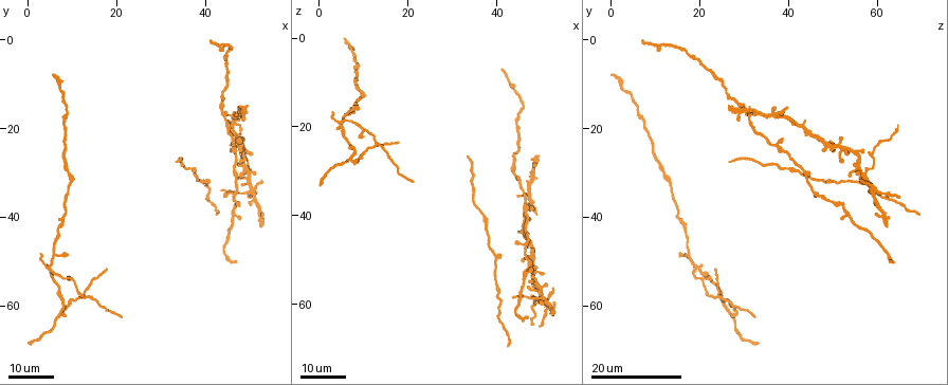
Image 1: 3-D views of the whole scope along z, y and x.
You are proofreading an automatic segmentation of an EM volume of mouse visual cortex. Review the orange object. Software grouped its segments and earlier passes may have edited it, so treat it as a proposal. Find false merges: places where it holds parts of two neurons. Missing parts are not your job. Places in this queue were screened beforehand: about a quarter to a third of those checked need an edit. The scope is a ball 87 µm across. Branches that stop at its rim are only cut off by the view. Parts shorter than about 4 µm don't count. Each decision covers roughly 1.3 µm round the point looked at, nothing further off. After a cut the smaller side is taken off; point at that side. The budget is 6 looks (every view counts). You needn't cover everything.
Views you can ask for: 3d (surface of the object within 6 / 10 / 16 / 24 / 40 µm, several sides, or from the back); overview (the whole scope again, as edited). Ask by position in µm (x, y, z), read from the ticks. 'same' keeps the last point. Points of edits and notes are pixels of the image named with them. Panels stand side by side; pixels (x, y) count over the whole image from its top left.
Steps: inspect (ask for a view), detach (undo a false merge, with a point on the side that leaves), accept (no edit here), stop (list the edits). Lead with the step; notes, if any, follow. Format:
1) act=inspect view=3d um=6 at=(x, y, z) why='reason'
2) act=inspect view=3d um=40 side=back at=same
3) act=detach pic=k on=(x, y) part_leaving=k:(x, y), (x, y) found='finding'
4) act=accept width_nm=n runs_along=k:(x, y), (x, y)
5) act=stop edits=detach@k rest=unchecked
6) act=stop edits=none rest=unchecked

act=inspect view=3d um=24 at=(5.0, 52.0, 20.5) why='sudden change in width'

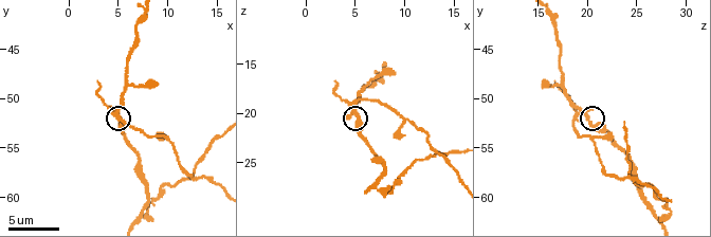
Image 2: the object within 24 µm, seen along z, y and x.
act=inspect view=3d um=6 at=(5.2, 52.2, 20.2)

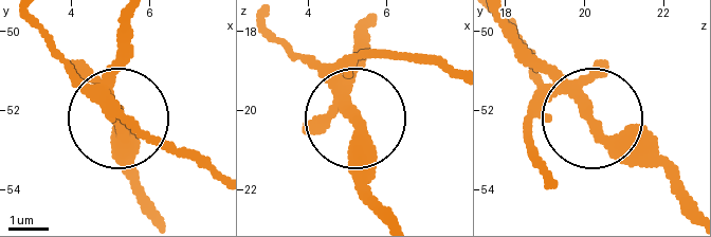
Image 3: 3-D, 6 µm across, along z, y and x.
act=detach pic=3 on=(132, 127) arms=4 part_leaving=3:(105, 89), (145, 129), (216, 169) found='two neurons meet here'

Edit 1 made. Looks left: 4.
act=inspect view=3d um=6 at=(7.0, 62.4, 27.2) why='three-way junction'

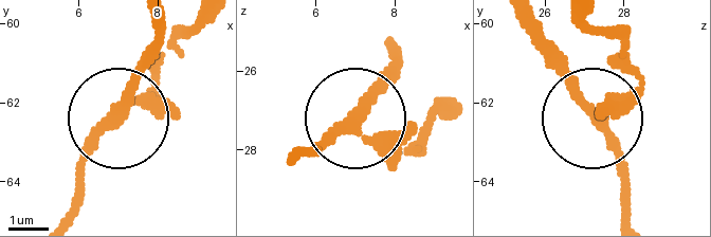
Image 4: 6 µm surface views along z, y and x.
act=detach pic=4 on=(617, 57) width_nm=250 found='a second neuron is stuck on'

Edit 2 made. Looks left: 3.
act=inspect view=overview why='see it whole again'

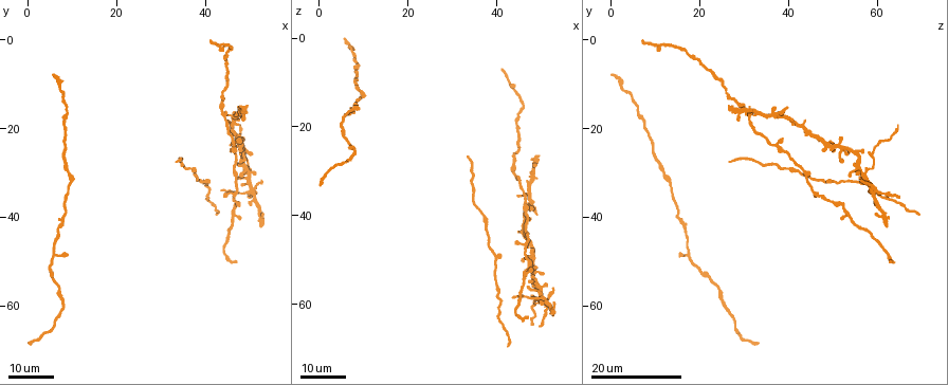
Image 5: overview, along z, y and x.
act=inspect view=3d um=24 at=(7.5, 41.0, 15.5) why='two arms in line, one across'

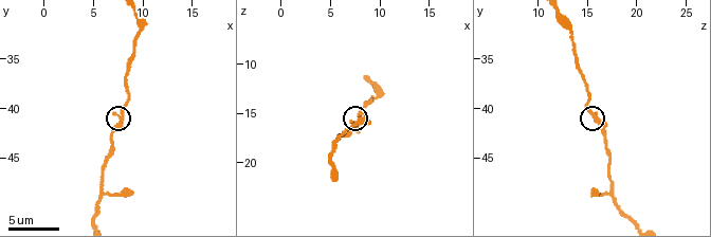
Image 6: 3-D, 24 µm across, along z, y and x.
act=inspect view=3d um=10 at=(8.0, 40.6, 15.6)

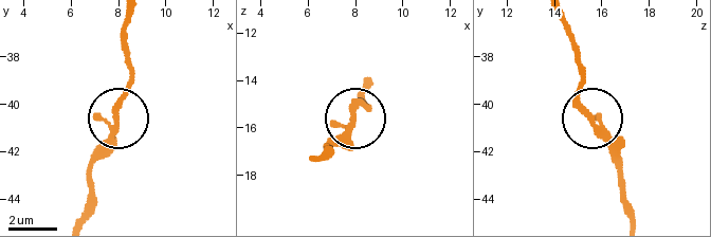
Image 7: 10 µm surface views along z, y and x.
act=accept arms=3 found='continuous, no second neuron'

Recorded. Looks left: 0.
act=stop edits=detach@3,detach@4 rest=unchecked

